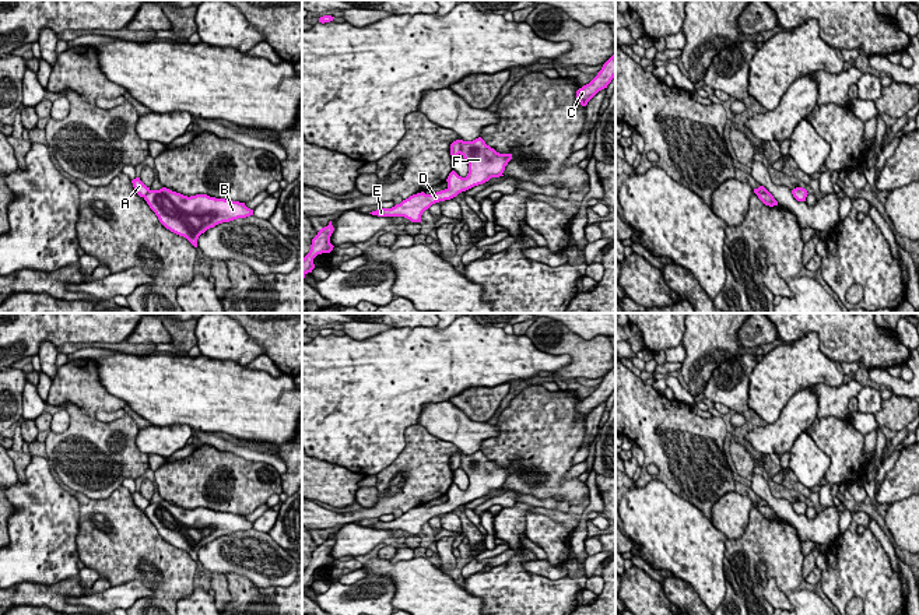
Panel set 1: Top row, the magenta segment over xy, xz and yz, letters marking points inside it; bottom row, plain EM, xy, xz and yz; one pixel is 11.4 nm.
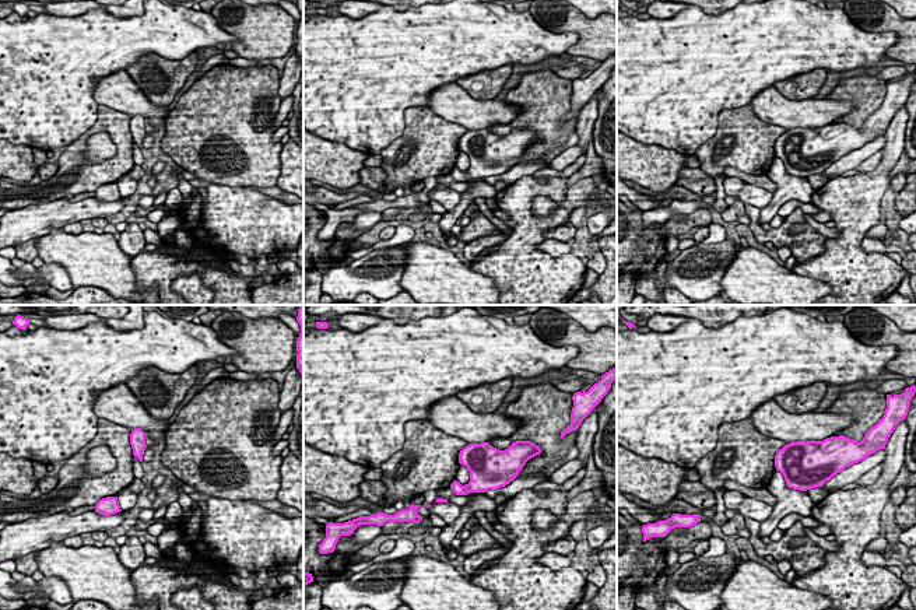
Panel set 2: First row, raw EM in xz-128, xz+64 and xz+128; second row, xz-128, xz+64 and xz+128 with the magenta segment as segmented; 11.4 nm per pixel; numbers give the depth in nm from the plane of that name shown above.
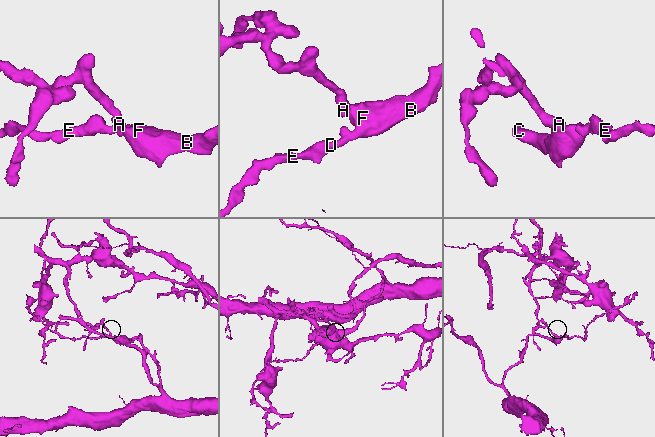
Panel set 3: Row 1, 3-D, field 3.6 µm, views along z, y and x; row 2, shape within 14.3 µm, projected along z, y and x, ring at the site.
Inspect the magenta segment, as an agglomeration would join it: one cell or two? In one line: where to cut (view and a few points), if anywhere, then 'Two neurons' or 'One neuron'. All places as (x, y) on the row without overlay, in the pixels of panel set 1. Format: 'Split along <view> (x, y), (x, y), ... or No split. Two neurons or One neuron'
Split along xz (462, 453), (459, 466). Two neurons

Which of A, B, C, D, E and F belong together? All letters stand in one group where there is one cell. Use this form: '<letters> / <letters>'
A / B C D E F

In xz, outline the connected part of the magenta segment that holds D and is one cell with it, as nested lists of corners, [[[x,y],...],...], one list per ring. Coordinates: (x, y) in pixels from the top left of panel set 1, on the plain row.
[[[481,450],[473,454],[462,453],[460,468],[469,477],[469,486],[466,491],[452,484],[446,492],[448,500],[445,503],[432,507],[421,505],[410,509],[392,521],[380,521],[369,527],[378,530],[404,530],[411,535],[421,535],[422,526],[432,517],[450,513],[462,505],[488,495],[491,491],[504,489],[505,479],[512,472],[512,467],[497,465],[487,458]]]

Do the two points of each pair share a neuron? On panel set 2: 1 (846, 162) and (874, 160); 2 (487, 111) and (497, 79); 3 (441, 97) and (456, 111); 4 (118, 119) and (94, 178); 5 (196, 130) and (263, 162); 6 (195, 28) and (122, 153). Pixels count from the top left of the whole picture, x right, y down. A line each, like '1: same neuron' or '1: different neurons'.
1: different neurons
2: different neurons
3: same neuron
4: same neuron
5: same neuron
6: different neurons

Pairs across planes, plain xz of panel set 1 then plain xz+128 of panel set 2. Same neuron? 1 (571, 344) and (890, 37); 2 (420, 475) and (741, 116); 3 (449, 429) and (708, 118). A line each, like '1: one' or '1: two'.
1: two
2: one
3: two

